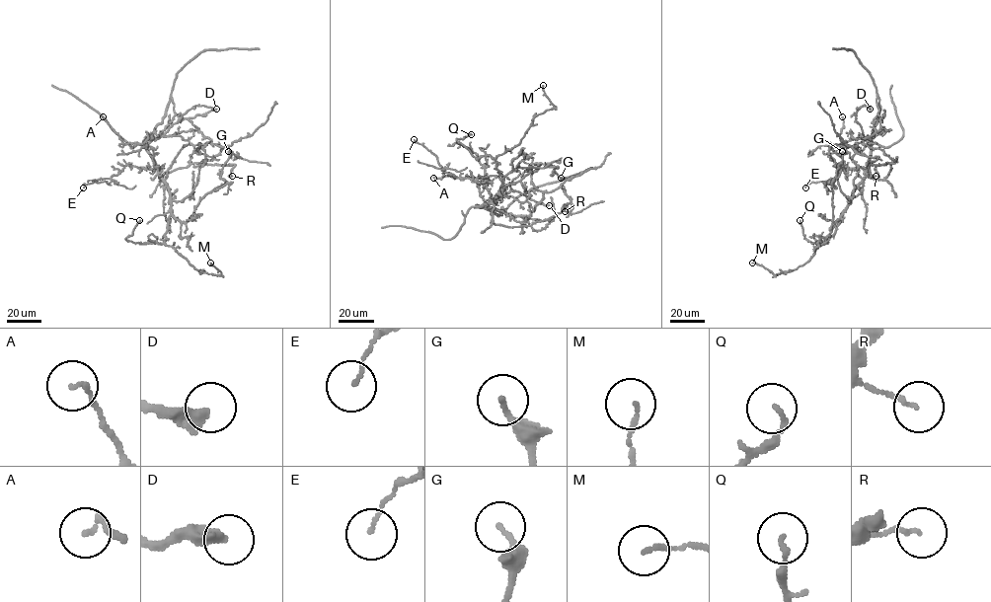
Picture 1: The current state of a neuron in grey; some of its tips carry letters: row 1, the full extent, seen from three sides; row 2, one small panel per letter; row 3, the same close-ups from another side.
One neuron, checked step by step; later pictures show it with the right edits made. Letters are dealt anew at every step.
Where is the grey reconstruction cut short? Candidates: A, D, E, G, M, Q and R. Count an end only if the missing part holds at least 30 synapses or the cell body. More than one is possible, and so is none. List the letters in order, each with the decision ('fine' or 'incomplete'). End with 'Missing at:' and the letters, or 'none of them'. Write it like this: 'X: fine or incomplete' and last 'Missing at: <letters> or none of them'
A: fine
D: fine
E: fine
G: fine
M: fine
Q: fine
R: fine
Missing at: none of them

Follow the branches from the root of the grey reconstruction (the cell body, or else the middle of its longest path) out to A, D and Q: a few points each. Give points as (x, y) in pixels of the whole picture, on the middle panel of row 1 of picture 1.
A: (489, 203), (477, 206), (485, 201), (477, 183), (469, 178), (451, 175), (433, 178)
D: (489, 203), (477, 206), (486, 204), (491, 198), (516, 190), (549, 205)
Q: (489, 203), (499, 193), (502, 177), (491, 156), (476, 158), (456, 140), (471, 134)

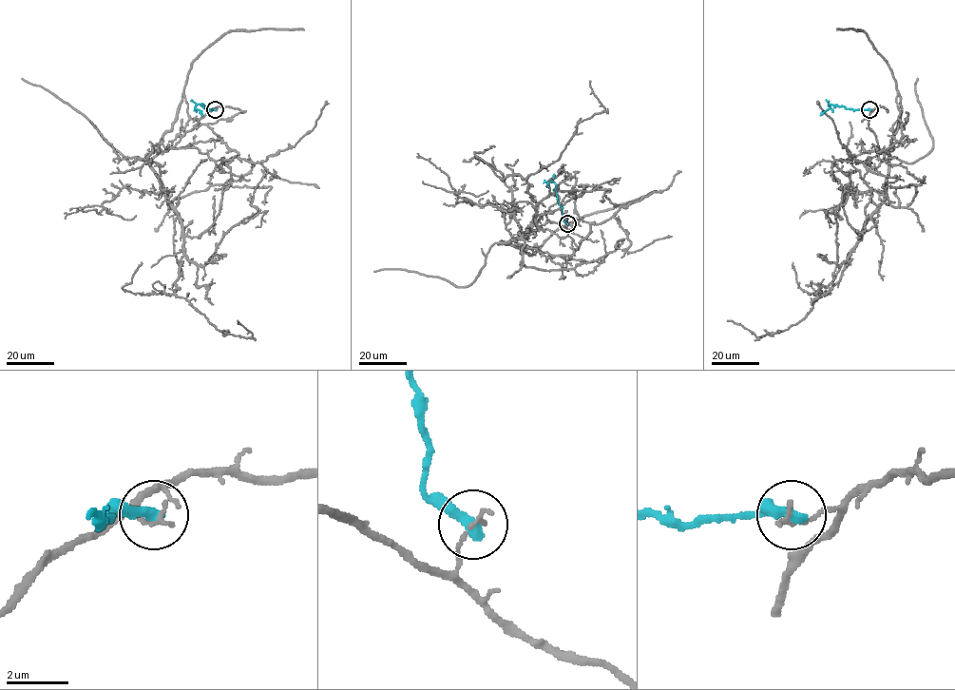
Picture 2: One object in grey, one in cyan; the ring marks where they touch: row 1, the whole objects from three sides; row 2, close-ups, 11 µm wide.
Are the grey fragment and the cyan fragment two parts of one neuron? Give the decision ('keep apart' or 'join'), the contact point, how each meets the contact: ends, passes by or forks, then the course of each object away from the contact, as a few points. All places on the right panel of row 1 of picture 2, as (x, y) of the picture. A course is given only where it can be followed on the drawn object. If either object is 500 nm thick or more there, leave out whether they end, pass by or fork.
keep apart | (869, 109) | grey ends | cyan ends | grey via (869, 109), (868, 127), (889, 162), (885, 199), (865, 225), (841, 277), (786, 330), (759, 338), (727, 321) | cyan via (869, 109), (848, 108), (829, 104), (830, 107), (820, 115)

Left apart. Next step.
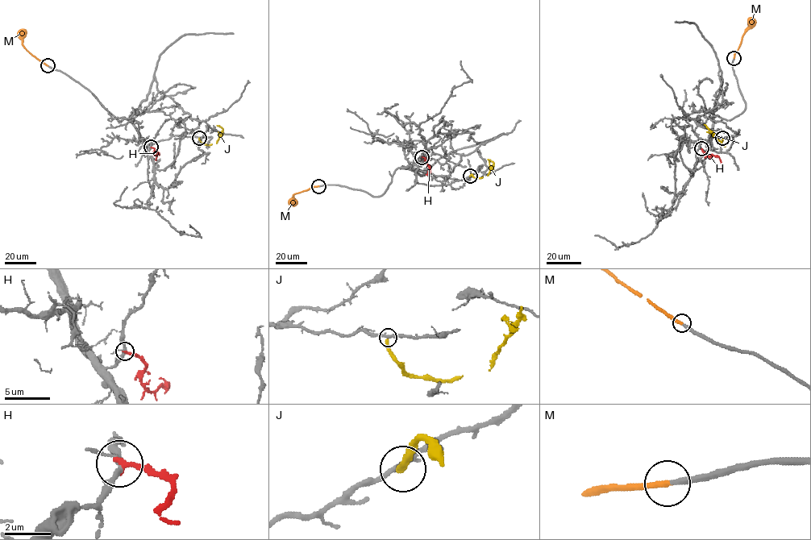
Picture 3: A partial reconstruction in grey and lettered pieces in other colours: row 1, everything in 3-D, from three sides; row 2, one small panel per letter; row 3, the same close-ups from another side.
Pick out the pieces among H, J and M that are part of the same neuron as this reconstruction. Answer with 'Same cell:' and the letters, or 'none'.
Same cell: M

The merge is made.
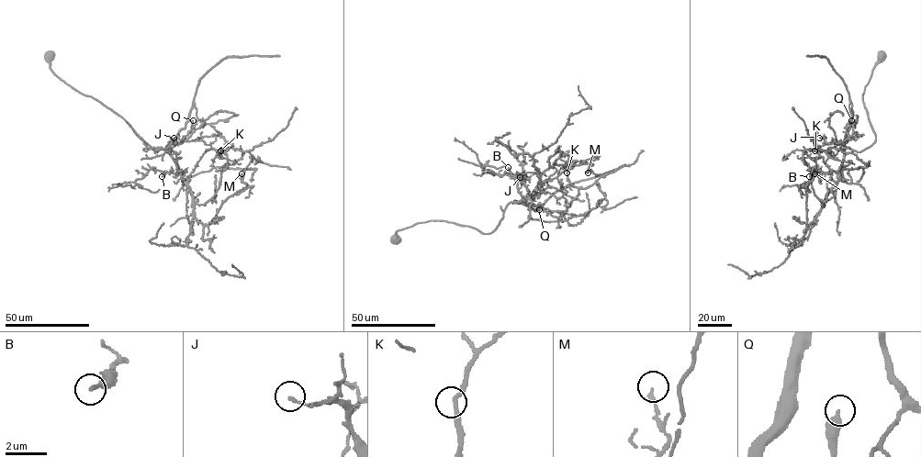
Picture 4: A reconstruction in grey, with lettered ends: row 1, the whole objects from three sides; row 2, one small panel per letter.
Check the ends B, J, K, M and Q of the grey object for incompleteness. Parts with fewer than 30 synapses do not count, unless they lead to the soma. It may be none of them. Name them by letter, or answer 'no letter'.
no letter

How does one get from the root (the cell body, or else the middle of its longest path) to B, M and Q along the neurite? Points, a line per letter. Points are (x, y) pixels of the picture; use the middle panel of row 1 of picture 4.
B: (395, 239), (398, 230), (431, 220), (490, 233), (507, 206), (524, 199), (528, 193), (508, 167)
M: (395, 239), (398, 230), (431, 220), (490, 233), (508, 204), (536, 189), (544, 171), (593, 163), (588, 172)
Q: (395, 239), (398, 230), (431, 220), (452, 222), (490, 233), (511, 202), (523, 200), (539, 209)

